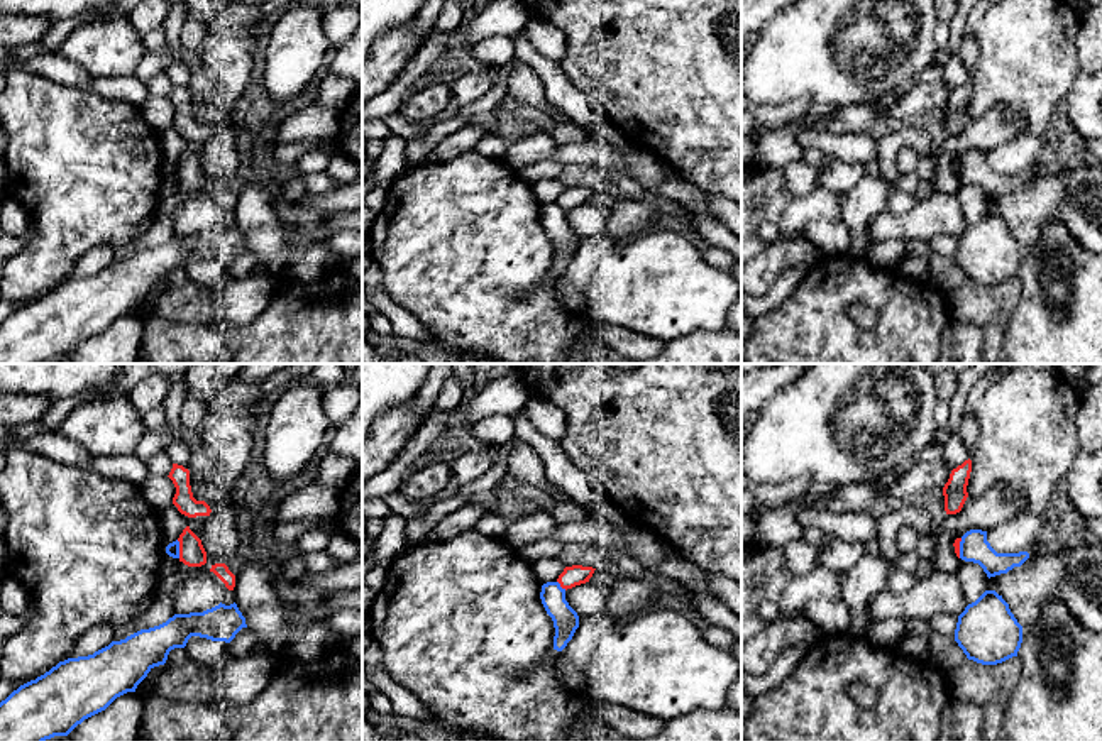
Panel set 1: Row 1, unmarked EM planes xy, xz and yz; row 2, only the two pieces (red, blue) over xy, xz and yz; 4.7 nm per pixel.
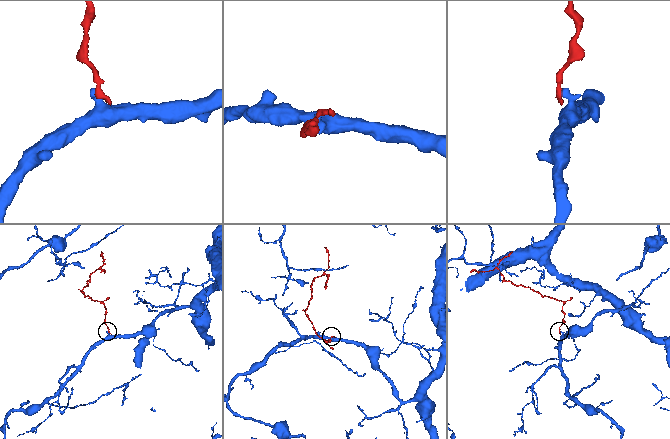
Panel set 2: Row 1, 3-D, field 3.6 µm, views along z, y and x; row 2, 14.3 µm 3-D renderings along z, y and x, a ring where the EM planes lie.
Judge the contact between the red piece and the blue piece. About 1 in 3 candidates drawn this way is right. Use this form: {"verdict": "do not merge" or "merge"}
{"verdict": "do not merge"}

